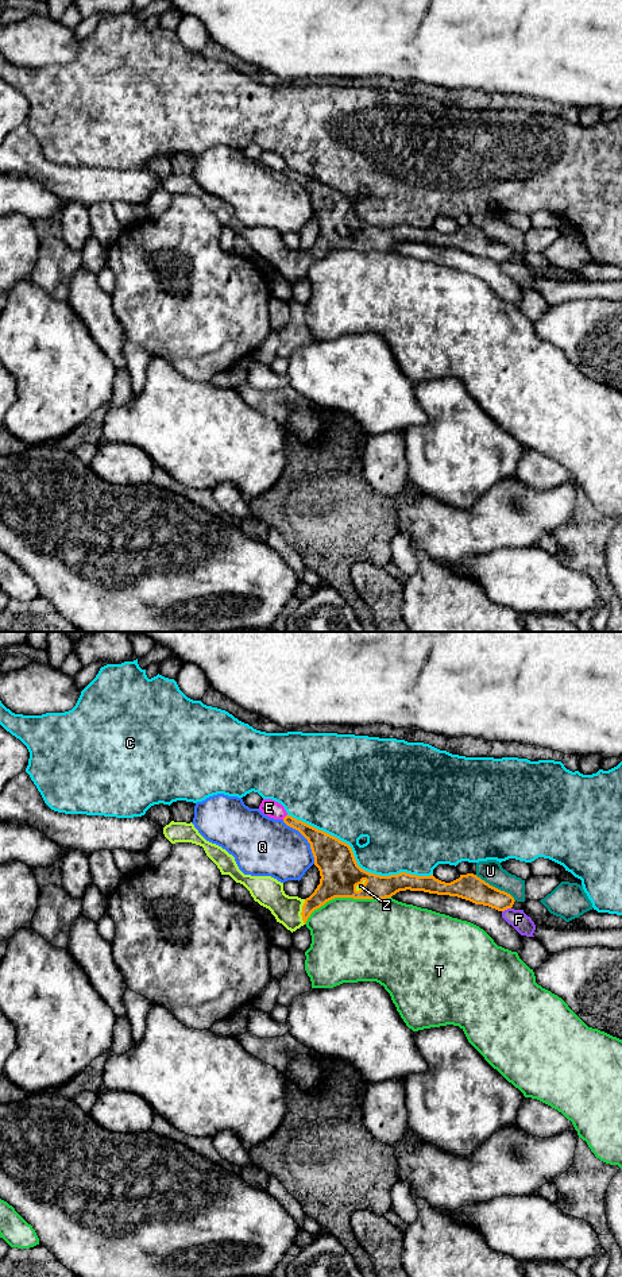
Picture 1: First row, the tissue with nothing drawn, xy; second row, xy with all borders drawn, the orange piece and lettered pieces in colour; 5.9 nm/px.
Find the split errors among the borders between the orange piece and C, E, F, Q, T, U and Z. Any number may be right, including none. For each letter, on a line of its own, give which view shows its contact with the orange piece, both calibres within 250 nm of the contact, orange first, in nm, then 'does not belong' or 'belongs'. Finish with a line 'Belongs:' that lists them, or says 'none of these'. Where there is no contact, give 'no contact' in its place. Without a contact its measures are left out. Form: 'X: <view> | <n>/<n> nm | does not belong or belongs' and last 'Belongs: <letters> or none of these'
C: xy | 240/320 nm | does not belong
E: xy | 120/100 nm | does not belong
F: xy | 150/110 nm | does not belong
Q: xy | 220/340 nm | does not belong
T: xy | 240/460 nm | does not belong
U: xy | 160/140 nm | does not belong
Z: xy | 170/180 nm | belongs
Belongs: Z

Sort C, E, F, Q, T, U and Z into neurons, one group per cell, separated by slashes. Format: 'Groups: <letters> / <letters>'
Groups: C / E F / Q / T / U / Z

